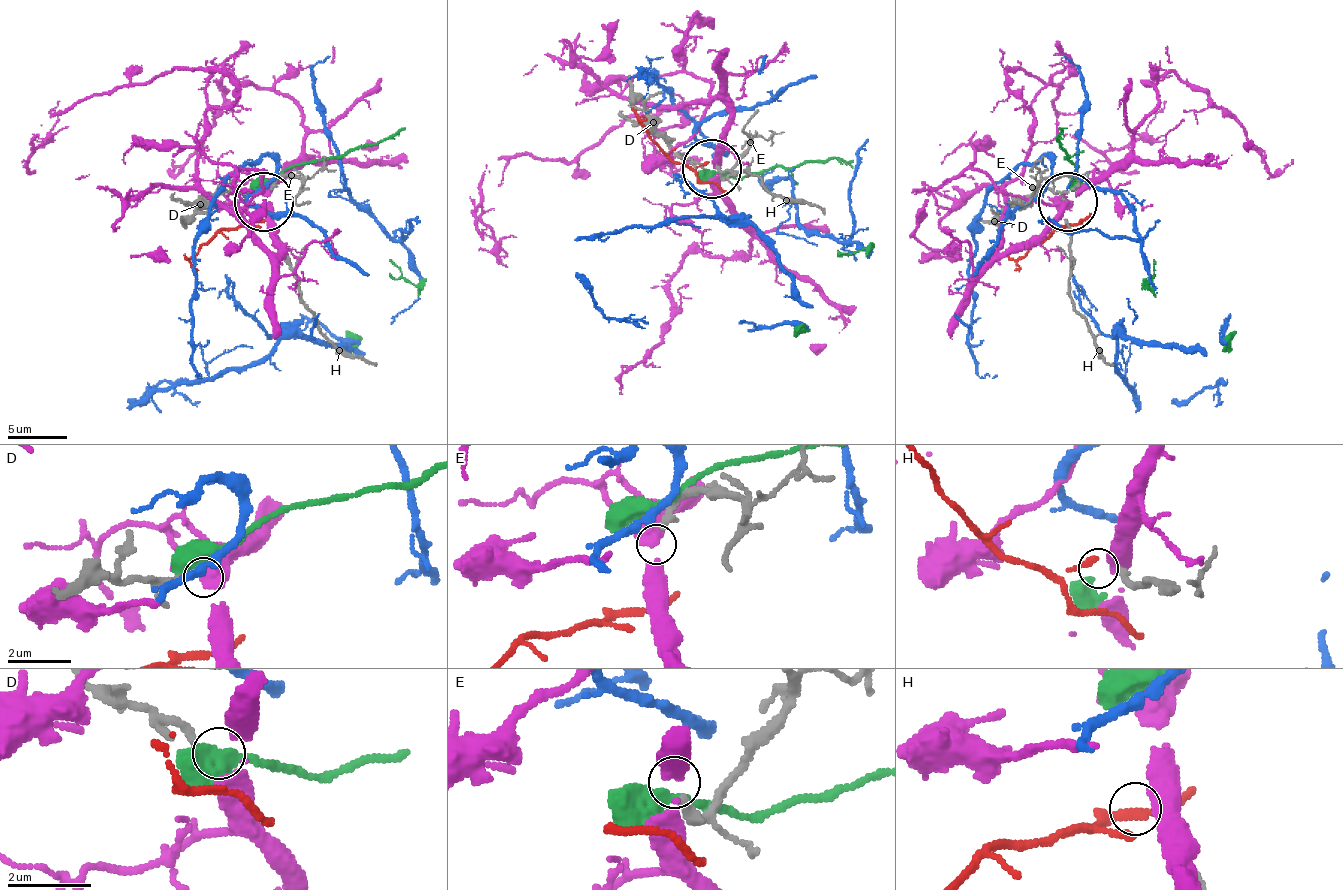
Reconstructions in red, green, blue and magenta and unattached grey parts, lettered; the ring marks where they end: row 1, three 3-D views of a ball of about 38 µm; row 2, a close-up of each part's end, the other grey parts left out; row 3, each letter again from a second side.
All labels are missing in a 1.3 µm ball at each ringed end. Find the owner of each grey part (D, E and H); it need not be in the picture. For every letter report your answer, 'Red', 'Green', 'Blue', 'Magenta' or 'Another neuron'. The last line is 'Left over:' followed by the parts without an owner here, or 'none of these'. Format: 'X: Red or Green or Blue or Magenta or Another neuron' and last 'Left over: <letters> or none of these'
D: Another neuron
E: Another neuron
H: Another neuron
Left over: D, E, H

